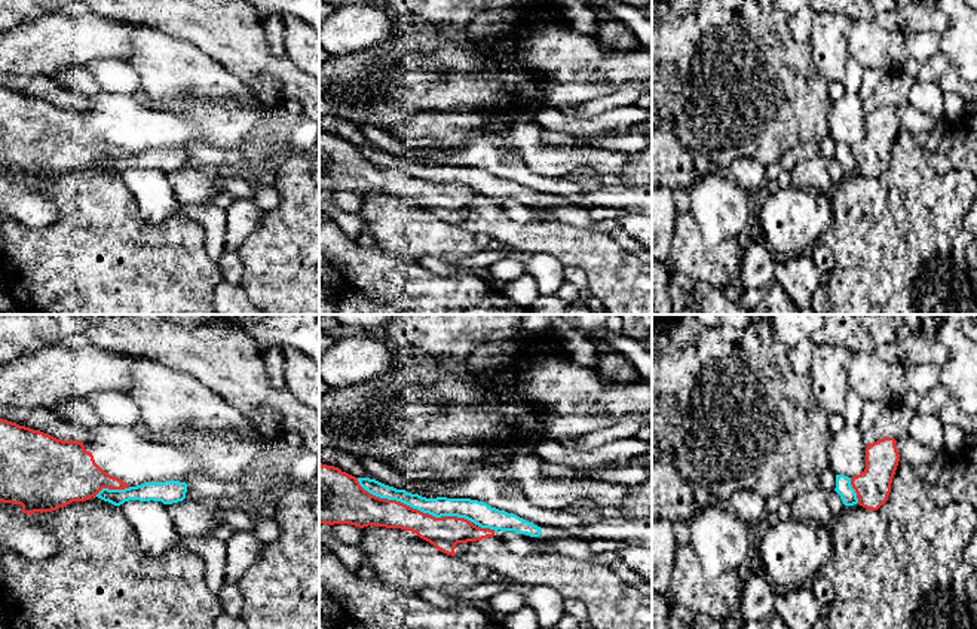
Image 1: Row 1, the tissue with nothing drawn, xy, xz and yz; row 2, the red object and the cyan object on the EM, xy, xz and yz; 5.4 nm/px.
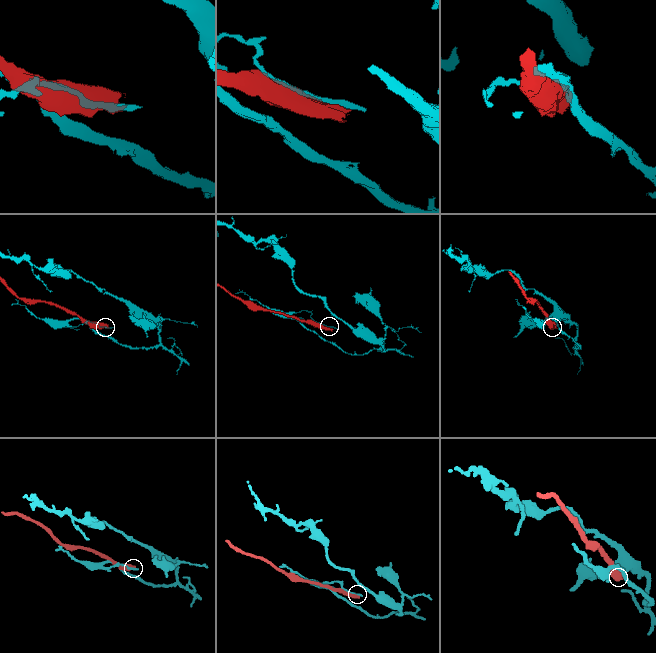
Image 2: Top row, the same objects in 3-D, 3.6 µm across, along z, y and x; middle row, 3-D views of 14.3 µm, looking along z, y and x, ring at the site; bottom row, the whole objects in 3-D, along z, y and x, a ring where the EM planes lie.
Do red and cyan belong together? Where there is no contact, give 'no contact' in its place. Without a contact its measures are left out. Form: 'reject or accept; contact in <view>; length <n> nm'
reject; contact in xz; length 700 nm

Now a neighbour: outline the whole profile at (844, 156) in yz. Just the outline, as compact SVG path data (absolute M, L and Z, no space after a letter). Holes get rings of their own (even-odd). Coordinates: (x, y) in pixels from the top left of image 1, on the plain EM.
M836 142L834 159L840 163L845 174L854 174L858 171L857 160L851 153L851 145L845 142Z

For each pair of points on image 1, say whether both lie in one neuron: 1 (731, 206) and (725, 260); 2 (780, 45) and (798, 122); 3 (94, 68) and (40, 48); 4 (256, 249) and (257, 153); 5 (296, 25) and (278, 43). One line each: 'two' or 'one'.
1: two
2: one
3: two
4: two
5: two

